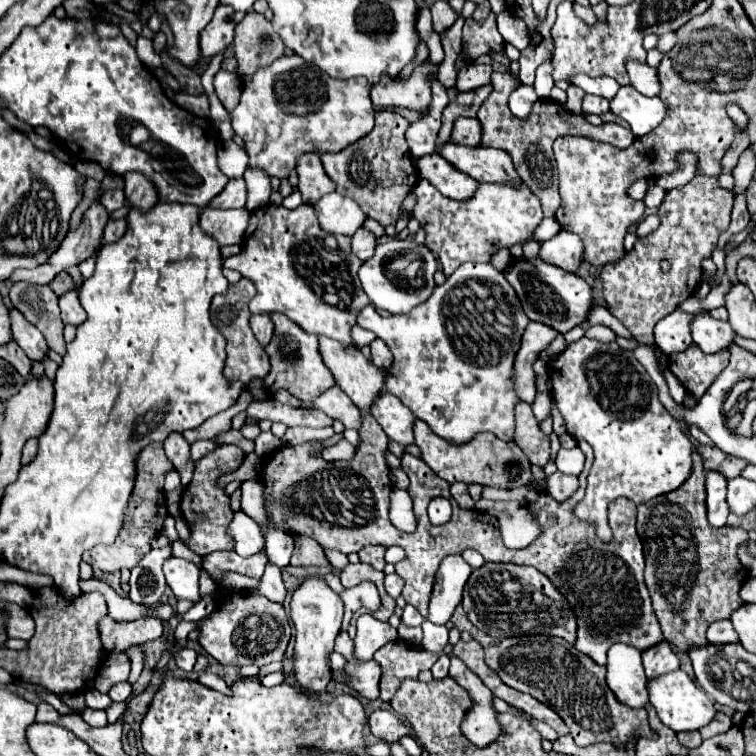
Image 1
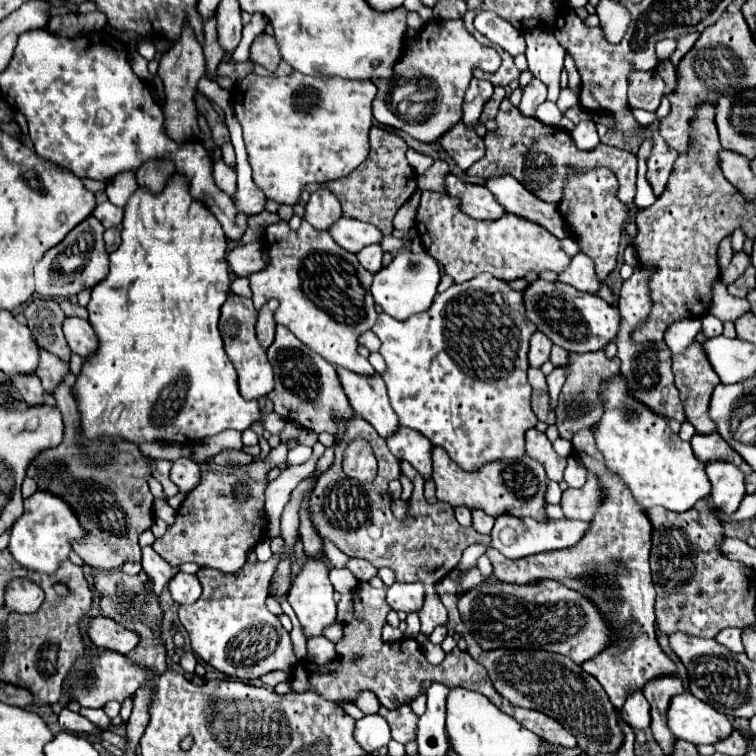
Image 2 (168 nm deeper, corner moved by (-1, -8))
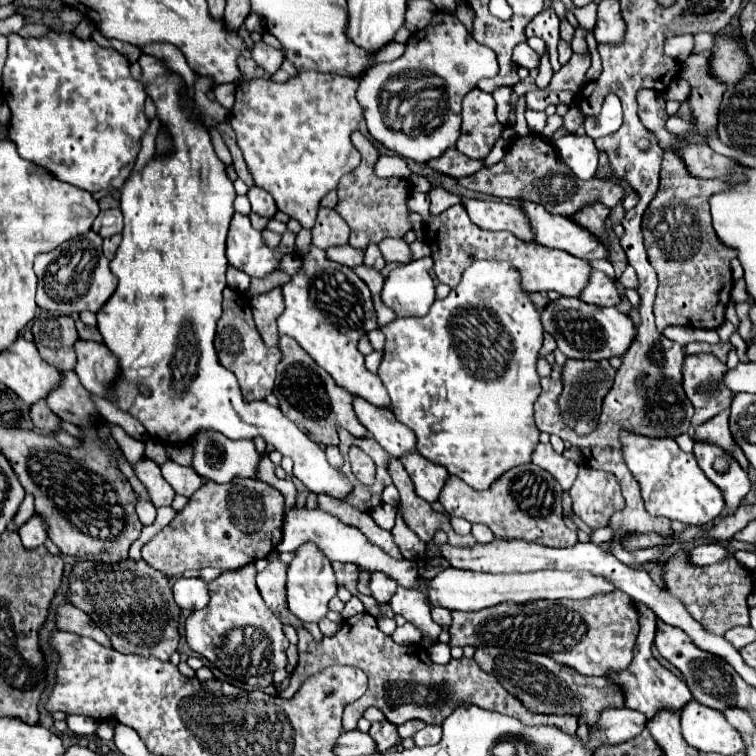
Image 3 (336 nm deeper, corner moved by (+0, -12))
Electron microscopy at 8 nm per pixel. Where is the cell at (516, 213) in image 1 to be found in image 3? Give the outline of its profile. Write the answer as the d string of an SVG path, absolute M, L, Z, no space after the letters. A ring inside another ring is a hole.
M412 192L408 198L408 208L412 212L422 214L426 222L426 236L428 244L432 246L432 258L434 258L434 274L442 284L448 284L450 288L456 288L460 282L460 276L464 268L468 268L474 260L498 260L498 262L510 262L512 266L518 268L522 276L522 286L528 292L558 292L560 296L570 296L570 298L580 298L582 290L586 288L590 280L592 266L586 260L580 260L568 252L544 248L540 244L524 244L522 240L516 240L510 232L486 232L478 228L476 224L470 222L470 218L464 210L462 204L456 208L450 208L444 212L444 216L436 216L432 220L430 212L430 198L428 194L422 192Z

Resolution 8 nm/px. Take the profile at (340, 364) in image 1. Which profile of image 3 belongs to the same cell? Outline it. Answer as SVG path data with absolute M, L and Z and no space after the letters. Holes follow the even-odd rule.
M354 396L354 410L358 420L370 432L370 436L394 458L402 458L416 450L416 436L414 432L400 424L396 416L388 408L378 408L366 404L364 398Z

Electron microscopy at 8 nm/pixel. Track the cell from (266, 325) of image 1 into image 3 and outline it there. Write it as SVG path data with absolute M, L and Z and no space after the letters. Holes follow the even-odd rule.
M276 286L274 290L252 298L252 312L254 312L254 322L256 322L256 328L262 336L262 340L268 346L276 346L280 340L280 334L276 328L276 318L284 312L282 286Z

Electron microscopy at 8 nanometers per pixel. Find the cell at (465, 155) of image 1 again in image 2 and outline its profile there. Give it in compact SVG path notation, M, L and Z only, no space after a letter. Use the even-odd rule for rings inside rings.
M491 176L485 178L485 188L489 188L495 196L495 200L507 210L517 216L525 216L527 220L533 220L541 226L545 226L549 232L553 232L557 238L569 236L567 226L557 210L557 206L547 204L533 196L523 184L519 184L513 176Z

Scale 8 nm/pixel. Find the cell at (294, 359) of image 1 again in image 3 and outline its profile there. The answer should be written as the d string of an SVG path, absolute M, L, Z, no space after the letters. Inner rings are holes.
M290 336L280 338L280 350L284 354L282 362L278 364L278 378L274 386L274 394L280 398L280 410L316 444L324 446L338 446L338 432L336 428L346 428L356 438L366 438L366 428L358 422L354 408L352 408L352 394L340 388L332 376L308 356L308 352Z

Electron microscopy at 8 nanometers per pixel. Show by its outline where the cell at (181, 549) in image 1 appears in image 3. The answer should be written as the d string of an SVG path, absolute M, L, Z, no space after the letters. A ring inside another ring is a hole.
M252 564L238 572L224 572L212 580L208 606L192 612L184 628L188 646L194 652L208 658L228 678L252 688L270 686L272 672L286 668L286 648L290 642L282 632L278 616L264 604L256 588L256 570Z

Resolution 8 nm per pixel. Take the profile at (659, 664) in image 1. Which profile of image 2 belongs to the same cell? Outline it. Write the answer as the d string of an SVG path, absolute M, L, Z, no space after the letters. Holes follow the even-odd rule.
M677 674L675 676L657 676L657 678L649 680L643 688L643 694L651 704L653 736L661 744L665 754L669 754L669 744L673 744L673 740L675 740L675 736L669 732L669 728L665 728L665 708L669 708L669 700L677 692L683 692L683 682Z

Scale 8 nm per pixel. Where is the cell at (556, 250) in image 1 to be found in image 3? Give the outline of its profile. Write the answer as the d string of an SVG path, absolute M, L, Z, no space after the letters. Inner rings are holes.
M592 270L592 280L588 282L582 300L594 306L616 306L622 300L622 294L612 278L600 270Z

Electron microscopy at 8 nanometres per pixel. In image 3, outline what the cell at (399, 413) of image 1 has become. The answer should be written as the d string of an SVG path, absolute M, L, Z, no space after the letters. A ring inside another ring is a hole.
M414 452L414 456L404 456L402 464L414 482L416 494L430 504L436 502L448 480L448 472L444 472L444 468L438 464L424 460L424 456L418 452Z

